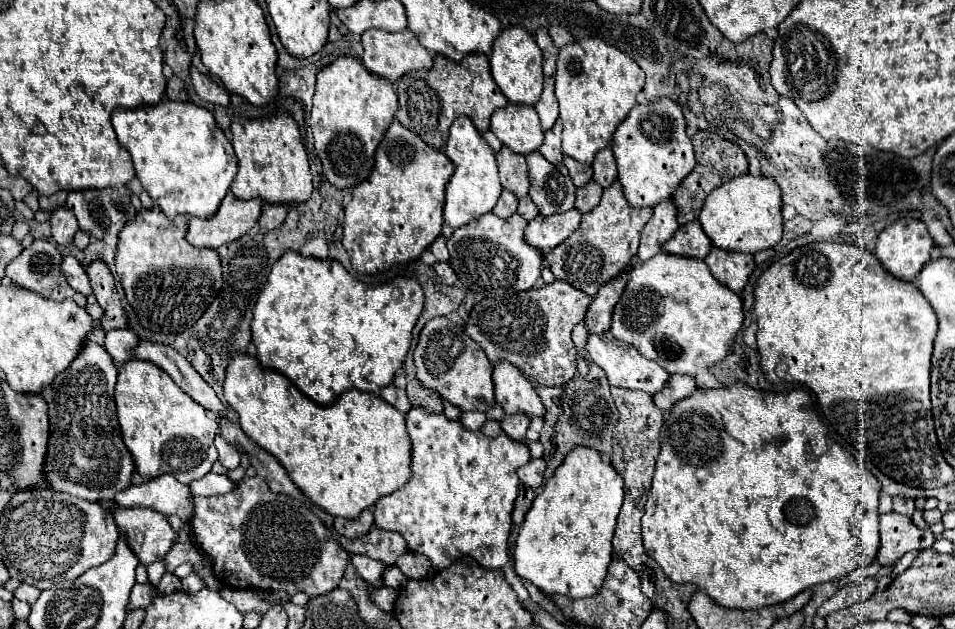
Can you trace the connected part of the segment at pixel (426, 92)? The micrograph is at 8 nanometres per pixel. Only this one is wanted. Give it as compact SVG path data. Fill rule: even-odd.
M469 53L461 63L445 55L435 55L429 71L409 71L395 83L395 87L399 95L397 121L417 133L433 149L441 149L447 143L449 127L457 117L469 117L477 131L483 133L489 129L491 113L507 105L505 95L491 77L489 59L483 53Z

